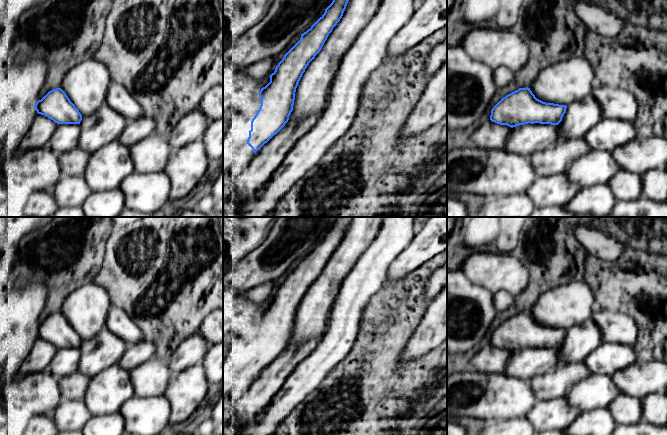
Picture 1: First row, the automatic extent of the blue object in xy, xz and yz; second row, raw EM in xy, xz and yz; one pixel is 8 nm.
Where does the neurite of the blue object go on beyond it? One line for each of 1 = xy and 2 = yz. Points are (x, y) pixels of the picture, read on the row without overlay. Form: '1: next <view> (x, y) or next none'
1: next none
2: next none

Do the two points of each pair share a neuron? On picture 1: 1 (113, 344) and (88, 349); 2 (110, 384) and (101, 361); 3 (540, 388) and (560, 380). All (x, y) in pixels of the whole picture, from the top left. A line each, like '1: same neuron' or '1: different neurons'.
1: same neuron
2: different neurons
3: same neuron

